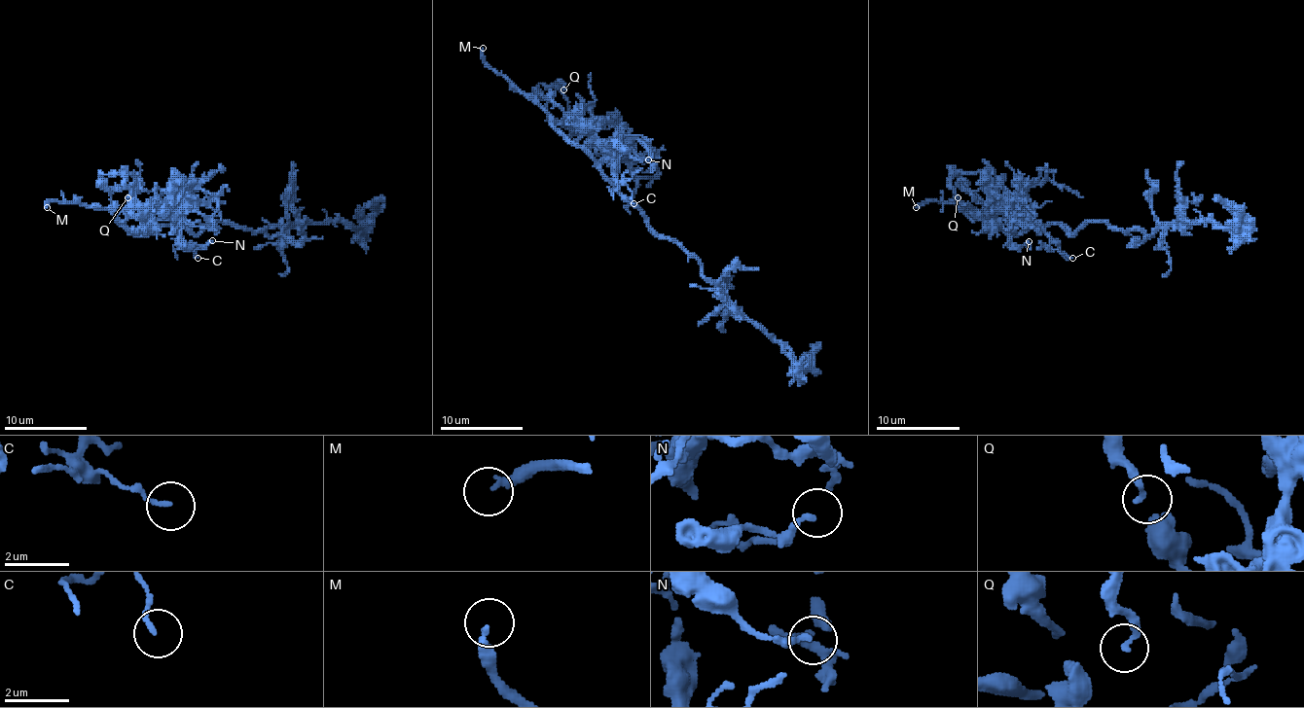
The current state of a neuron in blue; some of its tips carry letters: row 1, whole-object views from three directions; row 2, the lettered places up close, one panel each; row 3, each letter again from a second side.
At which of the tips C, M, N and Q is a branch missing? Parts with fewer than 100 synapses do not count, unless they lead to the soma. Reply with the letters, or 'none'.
M

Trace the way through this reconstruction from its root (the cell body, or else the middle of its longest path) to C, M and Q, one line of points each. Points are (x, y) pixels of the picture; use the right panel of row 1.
C: (1076, 230), (1031, 224), (1007, 232), (991, 209), (1025, 214), (1054, 249), (1072, 258)
M: (1076, 230), (1068, 234), (1058, 224), (1031, 224), (1022, 232), (1007, 232), (978, 209), (936, 201), (916, 207)
Q: (1076, 230), (1031, 224), (1007, 232), (991, 216), (991, 182), (980, 172), (959, 172), (951, 180), (958, 197)

